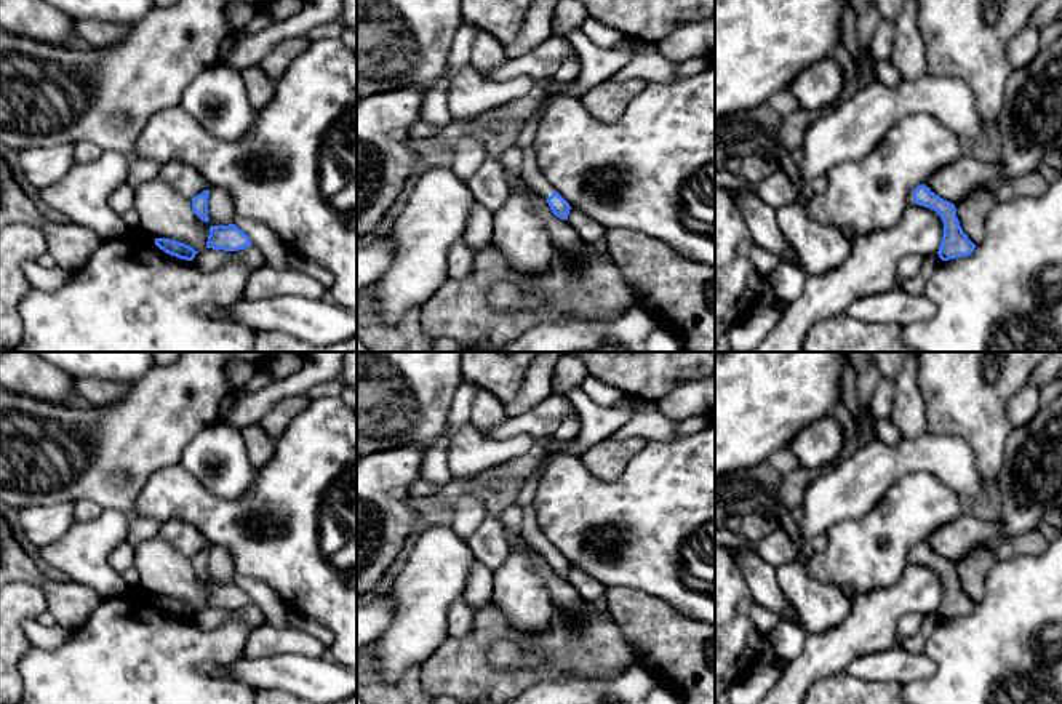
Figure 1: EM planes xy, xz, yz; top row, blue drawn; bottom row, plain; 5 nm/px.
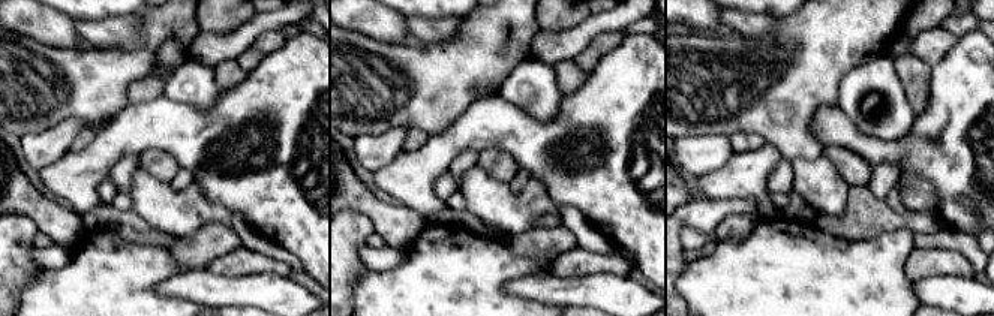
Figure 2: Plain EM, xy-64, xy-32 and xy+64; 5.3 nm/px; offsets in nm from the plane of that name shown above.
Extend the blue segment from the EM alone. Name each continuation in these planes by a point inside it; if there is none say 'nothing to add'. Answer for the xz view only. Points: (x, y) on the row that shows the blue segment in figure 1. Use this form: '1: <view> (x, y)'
1: xz (530, 172)

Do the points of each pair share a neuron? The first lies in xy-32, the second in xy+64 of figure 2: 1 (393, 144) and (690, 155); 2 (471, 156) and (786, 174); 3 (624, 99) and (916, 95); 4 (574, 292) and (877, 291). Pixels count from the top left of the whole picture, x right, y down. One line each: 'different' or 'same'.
1: same
2: different
3: different
4: different

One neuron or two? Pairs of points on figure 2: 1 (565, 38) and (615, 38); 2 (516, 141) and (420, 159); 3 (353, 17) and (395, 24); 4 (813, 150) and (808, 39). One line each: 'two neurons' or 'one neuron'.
1: two neurons
2: one neuron
3: one neuron
4: one neuron

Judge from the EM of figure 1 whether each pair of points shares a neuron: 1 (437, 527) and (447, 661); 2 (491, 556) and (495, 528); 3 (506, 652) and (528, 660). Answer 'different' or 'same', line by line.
1: different
2: same
3: same

